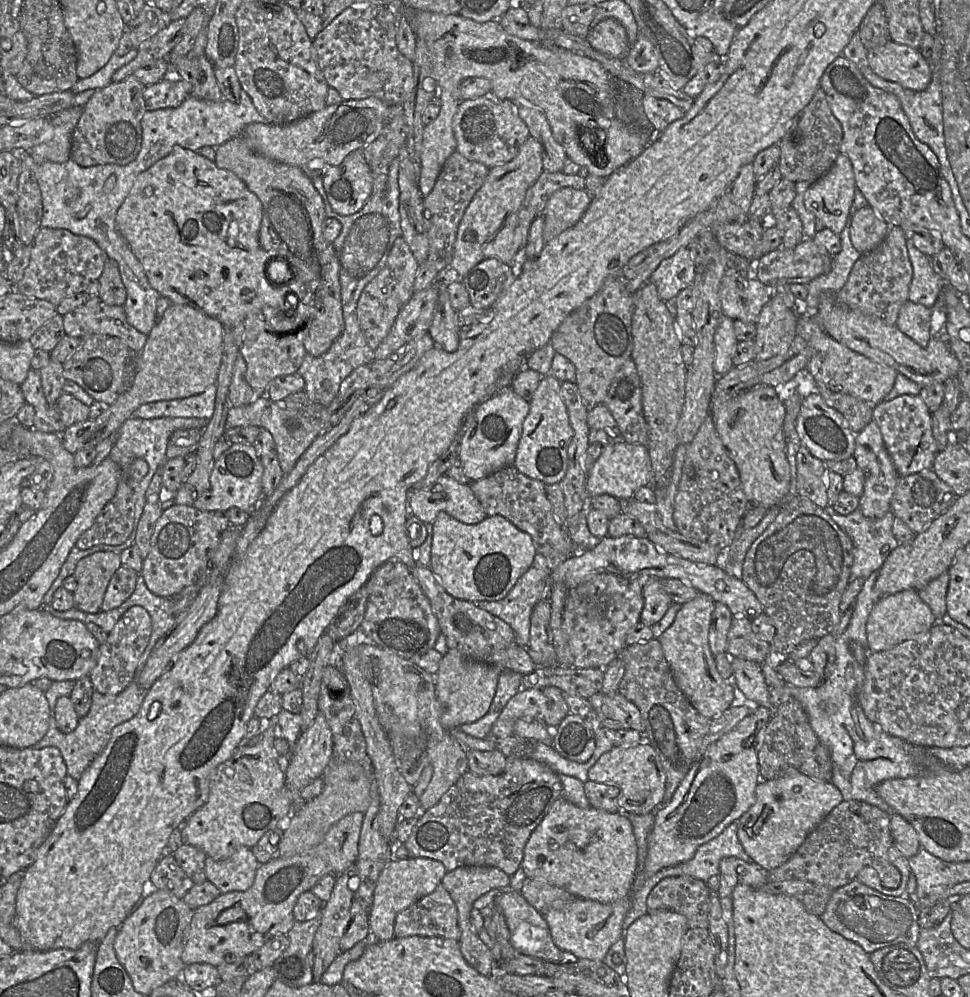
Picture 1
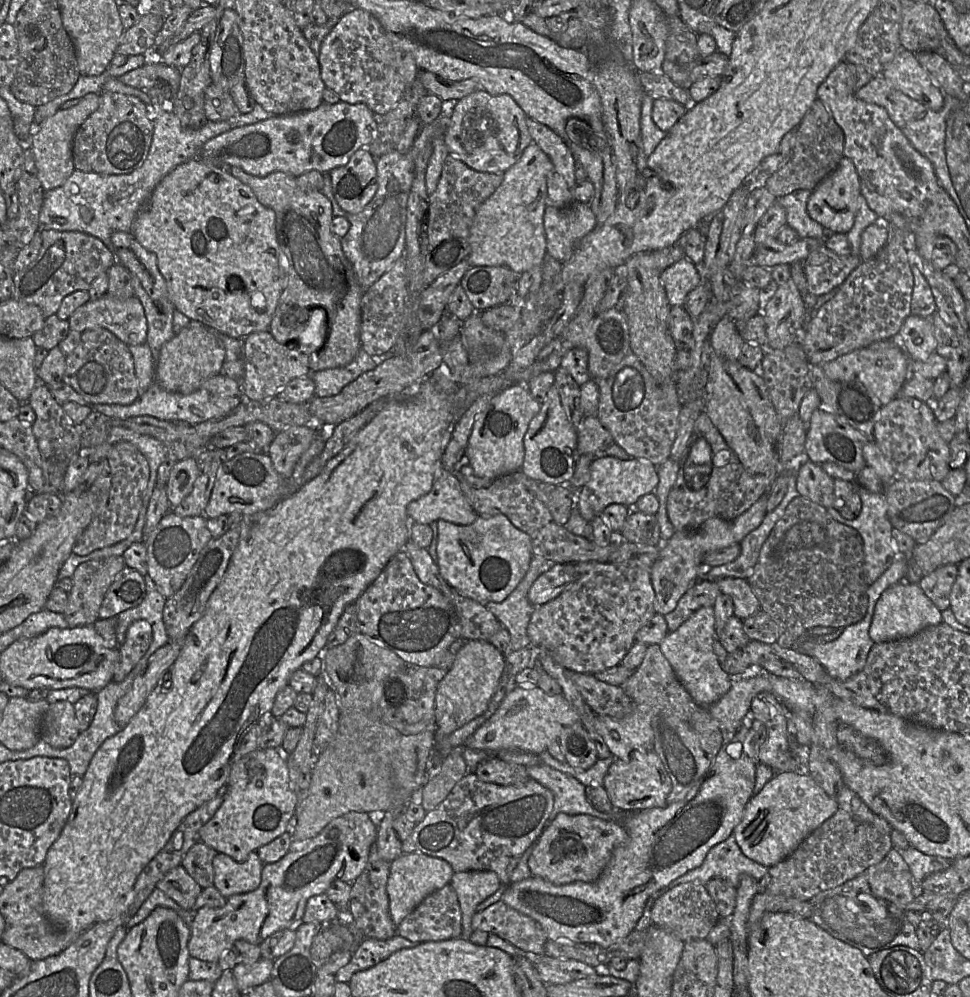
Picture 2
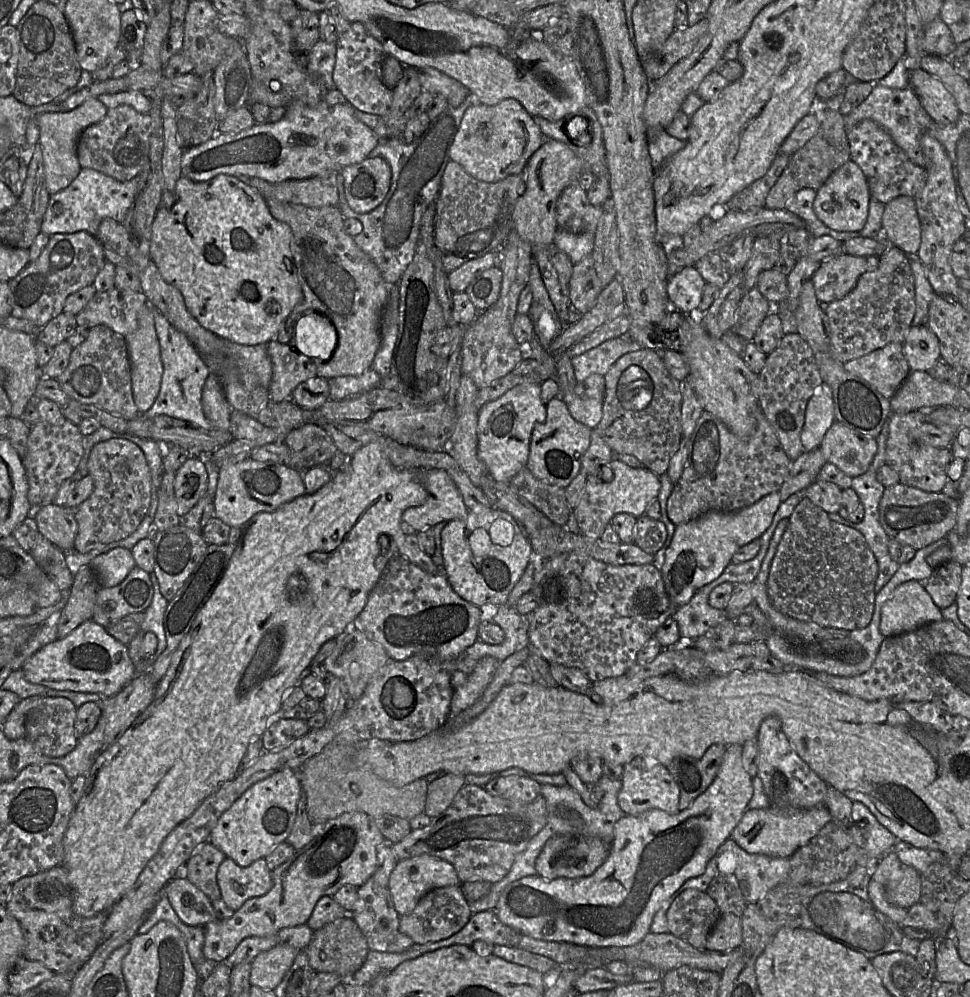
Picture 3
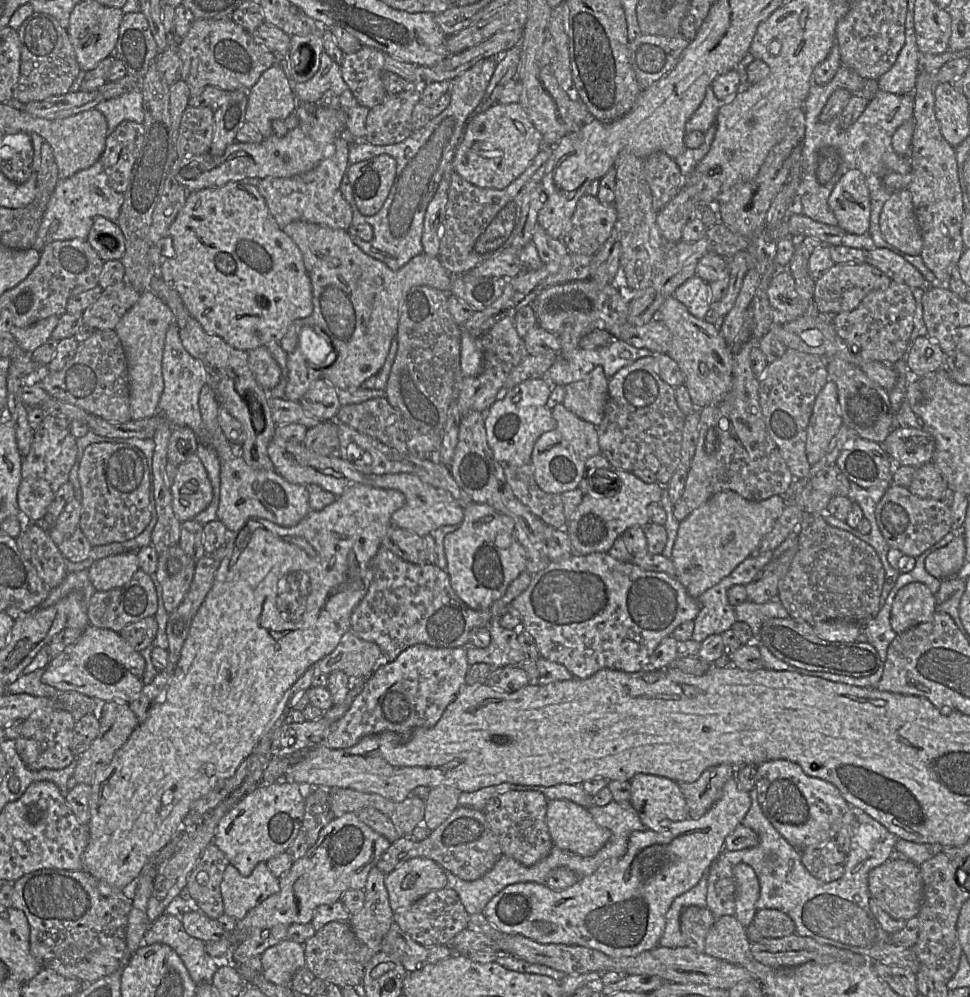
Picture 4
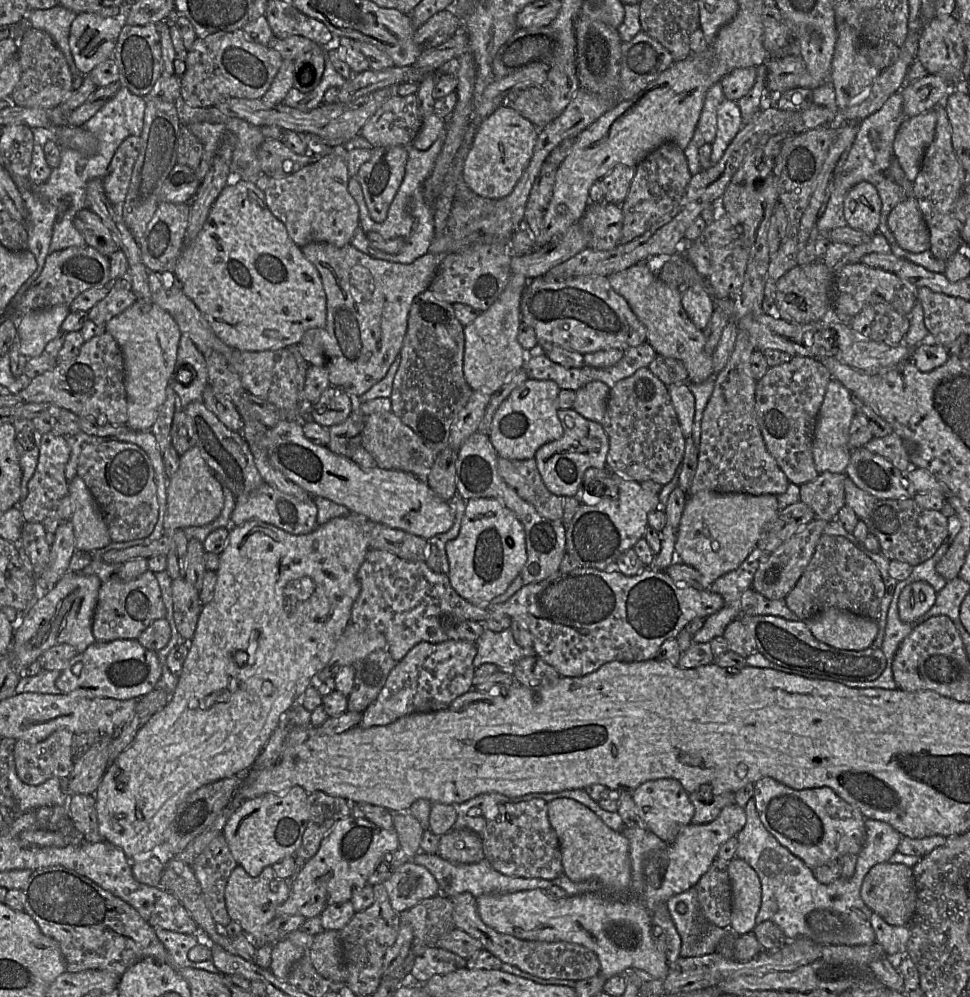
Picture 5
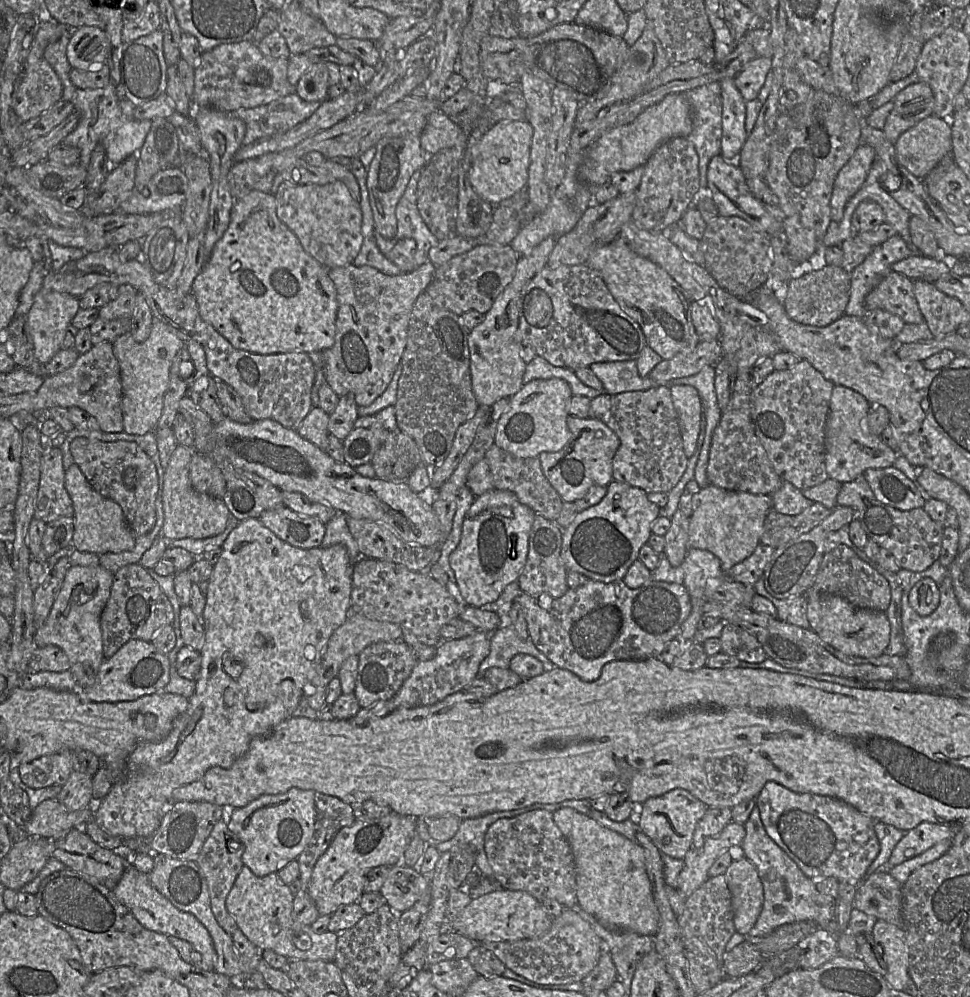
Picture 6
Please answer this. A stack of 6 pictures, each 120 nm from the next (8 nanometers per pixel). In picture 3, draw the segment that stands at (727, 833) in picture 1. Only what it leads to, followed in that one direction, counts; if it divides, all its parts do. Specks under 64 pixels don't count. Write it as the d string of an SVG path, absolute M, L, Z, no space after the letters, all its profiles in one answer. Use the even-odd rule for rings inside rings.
M733 839L726 840L709 860L702 875L687 880L675 893L674 899L687 889L706 892L711 880L718 875L734 875L744 895L746 902L757 903L771 889L784 882L789 874L789 859L772 857L762 854L746 853Z

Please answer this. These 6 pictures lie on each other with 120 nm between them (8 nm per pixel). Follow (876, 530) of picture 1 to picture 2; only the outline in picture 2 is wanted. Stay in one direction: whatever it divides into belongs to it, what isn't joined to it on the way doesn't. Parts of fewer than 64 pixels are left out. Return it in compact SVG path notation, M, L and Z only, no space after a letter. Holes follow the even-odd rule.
M855 483L855 491L858 493L862 508L859 516L854 520L843 518L835 508L827 508L829 515L837 522L849 526L858 531L863 540L864 551L864 575L865 581L872 585L898 558L909 558L902 555L892 538L891 531L893 529L887 516L888 504L885 493L873 493Z

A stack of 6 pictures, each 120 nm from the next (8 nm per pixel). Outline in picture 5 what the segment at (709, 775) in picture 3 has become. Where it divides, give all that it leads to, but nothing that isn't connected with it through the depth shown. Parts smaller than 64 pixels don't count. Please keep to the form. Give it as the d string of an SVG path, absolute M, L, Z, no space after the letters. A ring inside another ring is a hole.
M709 784L700 786L696 792L689 794L689 798L695 809L692 823L697 825L712 822L724 807L736 803L734 793L717 794Z

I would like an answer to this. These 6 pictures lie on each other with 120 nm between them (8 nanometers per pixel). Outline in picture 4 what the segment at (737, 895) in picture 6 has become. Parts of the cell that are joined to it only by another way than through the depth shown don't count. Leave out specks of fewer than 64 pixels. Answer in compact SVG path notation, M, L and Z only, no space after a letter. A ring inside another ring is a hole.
M745 863L733 866L736 882L736 911L734 916L746 928L754 919L760 886L754 870Z

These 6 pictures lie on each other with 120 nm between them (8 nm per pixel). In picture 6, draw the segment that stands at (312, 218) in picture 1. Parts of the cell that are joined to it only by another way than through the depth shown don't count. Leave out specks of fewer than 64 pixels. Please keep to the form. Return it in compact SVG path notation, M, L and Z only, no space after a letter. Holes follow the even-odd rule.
M426 262L411 272L395 276L385 275L369 266L357 267L353 264L328 268L328 276L336 289L338 309L335 342L322 354L326 382L339 397L352 393L358 406L369 406L387 389L406 347L413 305L432 281L435 268L431 262Z

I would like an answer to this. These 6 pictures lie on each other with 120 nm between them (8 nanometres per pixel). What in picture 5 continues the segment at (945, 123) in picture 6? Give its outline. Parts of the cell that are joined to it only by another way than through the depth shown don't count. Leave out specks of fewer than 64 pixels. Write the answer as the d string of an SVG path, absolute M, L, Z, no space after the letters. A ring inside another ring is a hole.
M930 110L905 118L896 132L894 154L911 182L916 179L925 150L934 139L936 123L937 113Z

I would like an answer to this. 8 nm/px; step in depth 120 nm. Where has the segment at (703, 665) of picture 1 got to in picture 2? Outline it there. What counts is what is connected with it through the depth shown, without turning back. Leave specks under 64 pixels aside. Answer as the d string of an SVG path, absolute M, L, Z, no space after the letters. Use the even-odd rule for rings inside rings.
M702 606L678 629L668 633L659 644L682 686L696 704L706 709L721 699L732 686L731 677L721 668L714 652L713 644L716 638L714 608Z

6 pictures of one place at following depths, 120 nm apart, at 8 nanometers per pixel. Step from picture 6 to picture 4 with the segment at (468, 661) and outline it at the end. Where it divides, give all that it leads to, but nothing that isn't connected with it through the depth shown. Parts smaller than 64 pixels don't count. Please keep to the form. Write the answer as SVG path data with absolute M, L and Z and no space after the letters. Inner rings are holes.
M415 644L408 647L394 661L381 662L377 666L349 710L330 725L328 733L318 745L332 749L345 749L355 745L368 735L384 731L409 735L417 727L433 727L466 683L468 668L466 647L436 648L426 644Z

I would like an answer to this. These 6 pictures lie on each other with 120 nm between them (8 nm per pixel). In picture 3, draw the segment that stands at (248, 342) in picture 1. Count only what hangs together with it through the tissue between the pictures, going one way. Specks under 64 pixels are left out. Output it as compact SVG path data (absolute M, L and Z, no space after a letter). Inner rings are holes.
M293 339L288 344L271 340L266 346L273 370L268 387L271 402L291 399L293 390L300 383L317 377L317 363L322 358L314 359L302 354Z

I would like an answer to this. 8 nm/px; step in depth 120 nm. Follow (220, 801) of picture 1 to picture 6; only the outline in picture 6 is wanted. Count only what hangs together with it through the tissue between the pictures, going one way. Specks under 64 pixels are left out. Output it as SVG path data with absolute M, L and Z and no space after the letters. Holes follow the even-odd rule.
M290 788L284 793L261 795L247 805L231 809L227 813L227 827L243 843L242 861L255 876L263 877L276 872L291 860L296 860L312 836L316 811L313 790Z

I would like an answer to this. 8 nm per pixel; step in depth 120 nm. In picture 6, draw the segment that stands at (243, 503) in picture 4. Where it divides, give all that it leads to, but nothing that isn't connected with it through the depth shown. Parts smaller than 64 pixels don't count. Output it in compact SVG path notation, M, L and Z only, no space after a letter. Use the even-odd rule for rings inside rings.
M285 505L264 511L258 520L280 539L302 549L320 547L326 530L318 518L298 514Z

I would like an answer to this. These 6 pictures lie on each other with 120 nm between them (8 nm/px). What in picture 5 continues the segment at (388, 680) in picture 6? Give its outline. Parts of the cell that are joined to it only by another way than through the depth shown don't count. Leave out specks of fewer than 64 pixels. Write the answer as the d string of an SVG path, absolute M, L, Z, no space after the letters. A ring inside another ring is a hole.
M386 649L372 652L357 662L354 685L348 695L347 711L363 712L372 704L397 663Z

